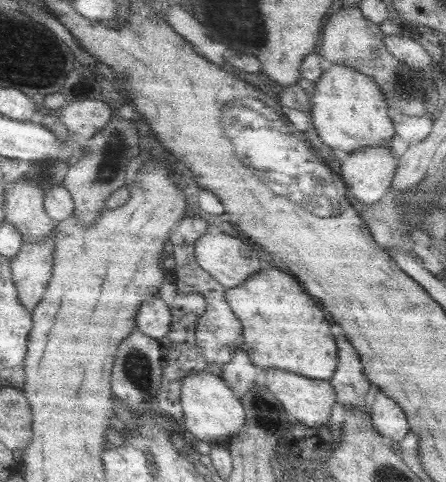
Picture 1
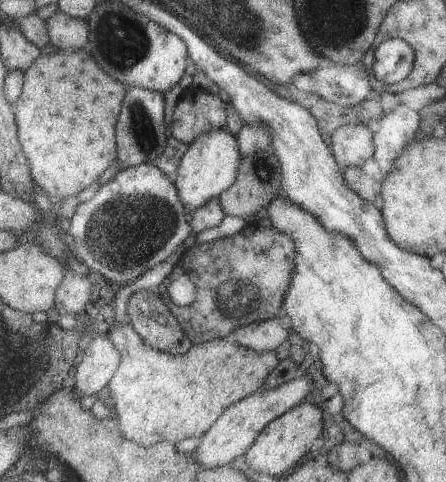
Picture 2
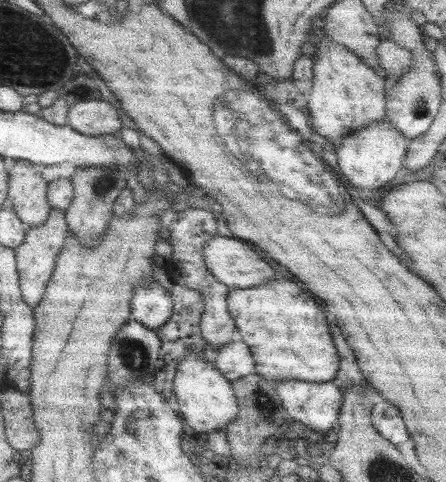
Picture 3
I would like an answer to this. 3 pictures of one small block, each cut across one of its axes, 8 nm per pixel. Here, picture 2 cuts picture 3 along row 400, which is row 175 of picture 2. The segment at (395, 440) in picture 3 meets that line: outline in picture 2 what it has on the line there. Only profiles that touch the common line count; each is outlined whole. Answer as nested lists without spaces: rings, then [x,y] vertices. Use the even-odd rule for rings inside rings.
[[[401,104],[373,124],[375,152],[371,158],[383,178],[393,170],[393,162],[397,160],[397,156],[401,156],[403,148],[413,140],[419,118],[421,116],[417,116],[415,110]]]

